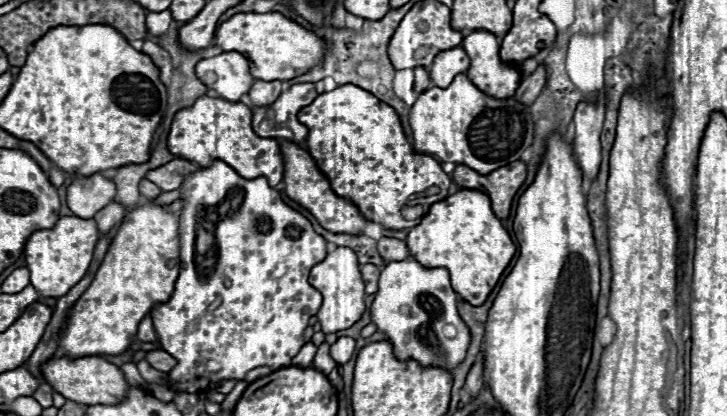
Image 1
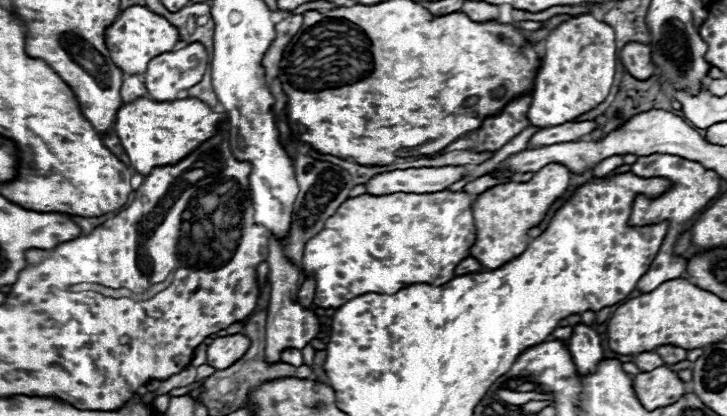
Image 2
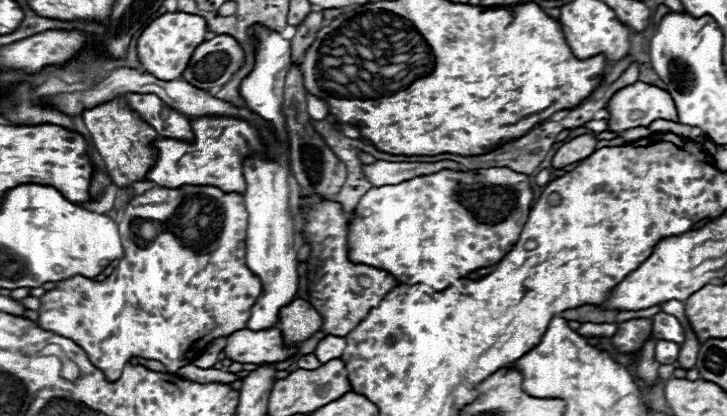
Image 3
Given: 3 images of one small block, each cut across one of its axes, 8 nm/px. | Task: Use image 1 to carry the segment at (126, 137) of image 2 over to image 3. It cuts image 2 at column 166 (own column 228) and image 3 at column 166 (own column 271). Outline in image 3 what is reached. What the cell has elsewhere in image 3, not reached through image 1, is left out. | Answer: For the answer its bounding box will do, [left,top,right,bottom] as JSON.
[146,116,260,194]

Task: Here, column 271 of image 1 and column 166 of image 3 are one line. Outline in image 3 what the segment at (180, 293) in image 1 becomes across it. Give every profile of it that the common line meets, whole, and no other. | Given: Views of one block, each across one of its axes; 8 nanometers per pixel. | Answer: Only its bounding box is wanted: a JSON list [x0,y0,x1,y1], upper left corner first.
[38,186,262,382]

